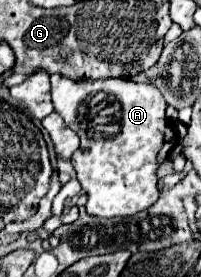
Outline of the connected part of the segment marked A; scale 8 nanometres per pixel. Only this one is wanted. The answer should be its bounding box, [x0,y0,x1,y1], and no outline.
[51,73,175,217]

